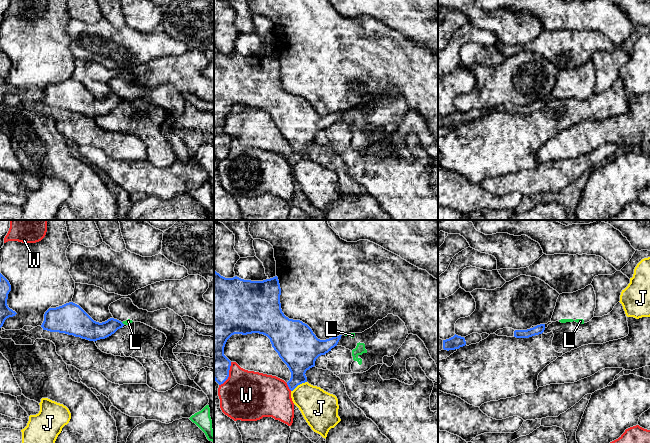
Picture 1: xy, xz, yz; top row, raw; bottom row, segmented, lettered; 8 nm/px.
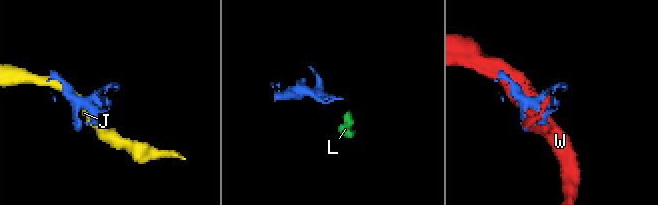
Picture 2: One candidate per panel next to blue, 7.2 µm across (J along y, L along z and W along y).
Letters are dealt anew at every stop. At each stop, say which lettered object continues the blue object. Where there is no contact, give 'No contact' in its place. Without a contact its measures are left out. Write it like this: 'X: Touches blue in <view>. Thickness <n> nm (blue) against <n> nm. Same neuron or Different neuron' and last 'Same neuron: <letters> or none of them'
J: Touches blue in xz. Thickness 280 nm (blue) against 280 nm. Different neuron
L: Touches blue in xy. Thickness 160 nm (blue) against 40 nm. Different neuron
W: Touches blue in xz. Thickness 240 nm (blue) against 360 nm. Different neuron
Same neuron: none of them

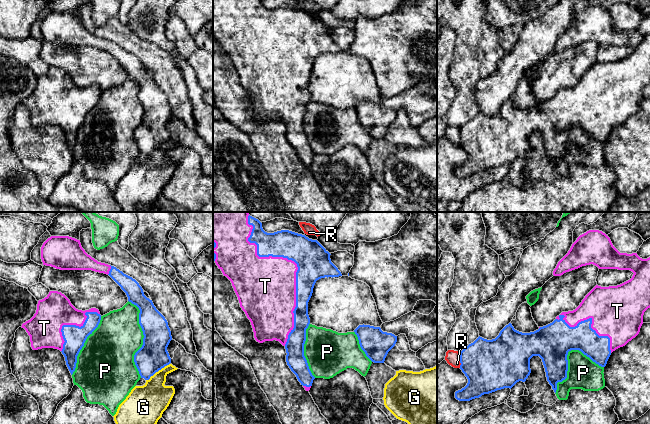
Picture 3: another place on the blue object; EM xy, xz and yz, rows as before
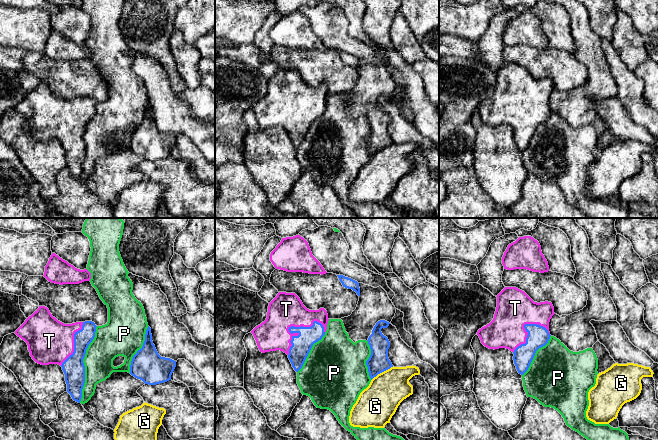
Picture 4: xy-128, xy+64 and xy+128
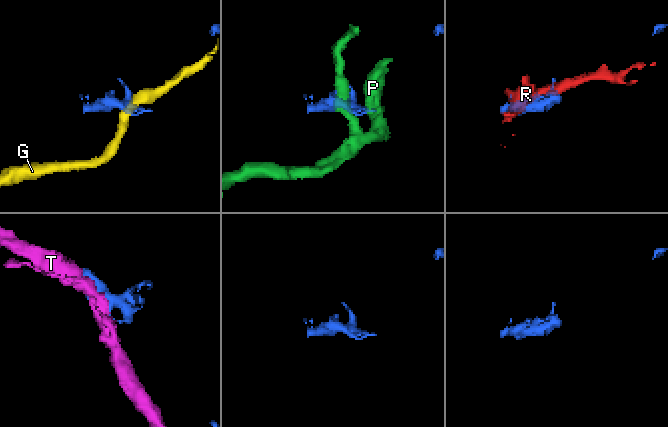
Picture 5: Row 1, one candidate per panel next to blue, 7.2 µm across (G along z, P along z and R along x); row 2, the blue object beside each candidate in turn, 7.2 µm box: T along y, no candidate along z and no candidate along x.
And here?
G: Touches blue in xy. Thickness 240 nm (blue) against 280 nm. Different neuron
P: Touches blue in yz. Thickness 300 nm (blue) against 240 nm. Different neuron
R: Touches blue in yz. Thickness 420 nm (blue) against 120 nm. Different neuron
T: Touches blue in xz. Thickness 280 nm (blue) against 400 nm. Same neuron
Same neuron: T

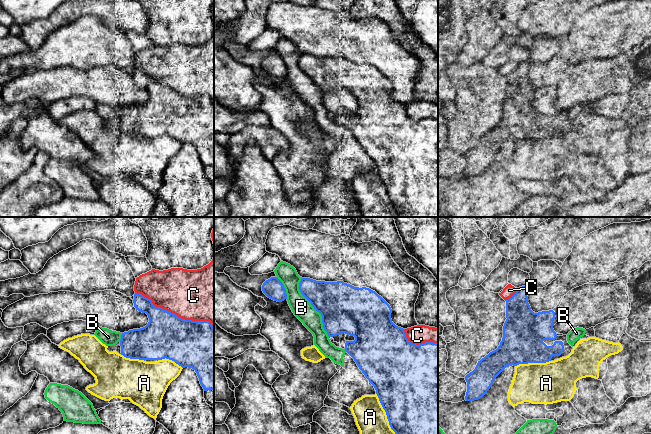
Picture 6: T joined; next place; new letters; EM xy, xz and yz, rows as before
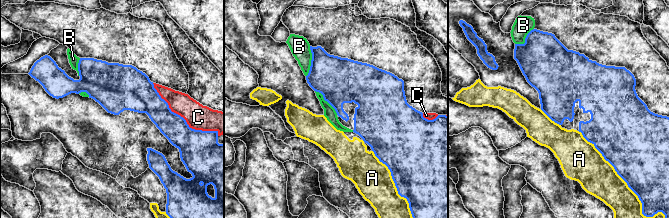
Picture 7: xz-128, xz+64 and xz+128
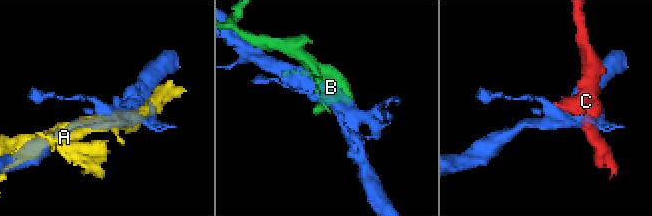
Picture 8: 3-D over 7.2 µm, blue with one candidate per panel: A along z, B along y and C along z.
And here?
A: Touches blue in xz. Thickness 500 nm (blue) against 260 nm. Different neuron
B: Touches blue in xz. Thickness 380 nm (blue) against 160 nm. Different neuron
C: Touches blue in xy. Thickness 360 nm (blue) against 420 nm. Different neuron
Same neuron: none of them

